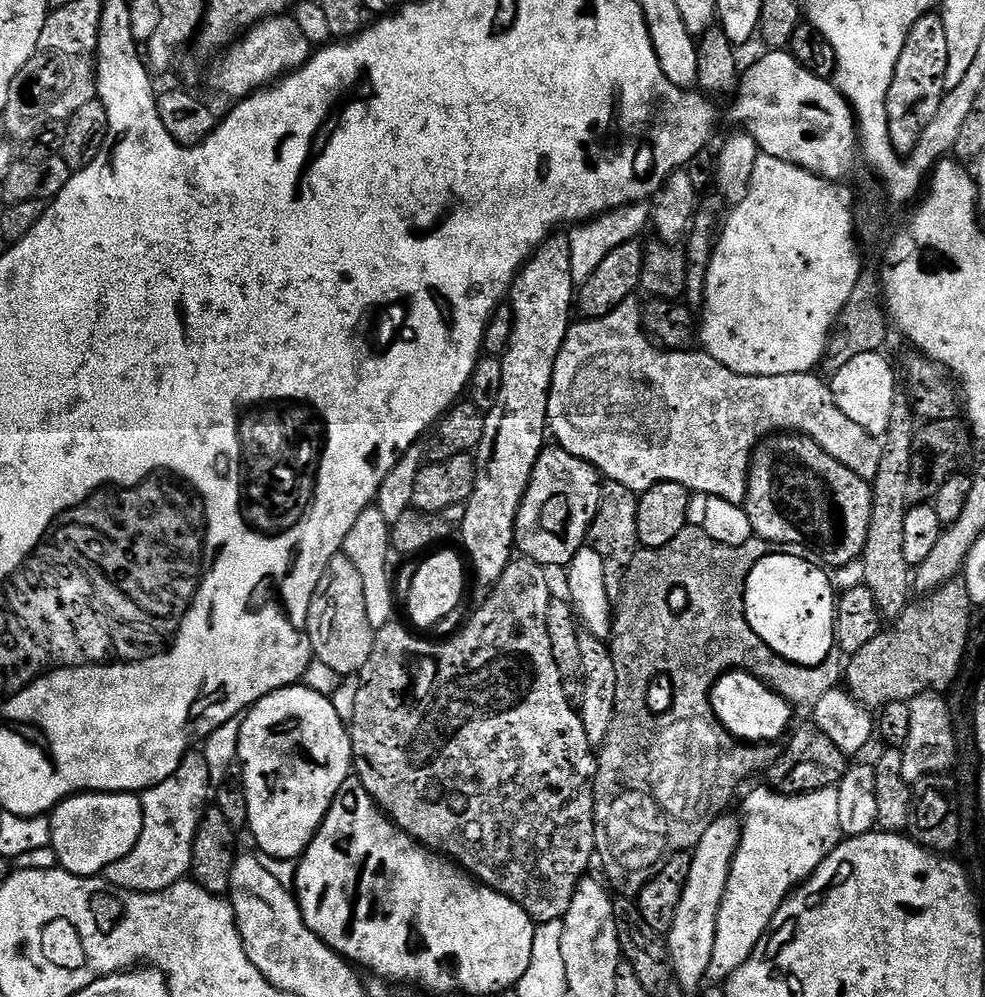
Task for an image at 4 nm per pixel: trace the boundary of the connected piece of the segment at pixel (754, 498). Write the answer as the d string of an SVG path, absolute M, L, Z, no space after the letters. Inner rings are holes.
M773 434L761 440L753 451L752 464L748 468L748 493L742 507L750 518L750 526L757 540L766 540L772 546L797 544L805 548L800 550L818 558L819 563L829 569L844 568L852 563L855 565L866 546L871 506L871 483L858 478L854 470L846 470L838 458L830 458L830 454L823 452L818 442L808 436Z

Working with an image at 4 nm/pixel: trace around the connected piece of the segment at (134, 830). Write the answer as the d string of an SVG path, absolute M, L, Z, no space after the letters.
M85 792L73 794L67 800L61 800L50 813L52 824L51 848L56 852L56 862L75 876L100 876L118 858L126 858L138 838L142 838L144 811L140 805L140 796L130 792Z

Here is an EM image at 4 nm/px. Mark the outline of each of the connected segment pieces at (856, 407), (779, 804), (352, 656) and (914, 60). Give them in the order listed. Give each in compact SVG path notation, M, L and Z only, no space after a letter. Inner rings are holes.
M883 351L861 354L830 376L830 387L834 402L838 402L838 410L842 410L846 418L852 419L857 426L862 426L862 430L877 438L883 437L890 426L890 414L898 393L896 372L884 355Z
M767 786L756 788L744 800L744 816L740 826L740 845L730 866L730 878L722 906L718 910L718 926L714 934L714 954L708 967L708 976L713 981L728 979L758 946L766 934L776 911L785 900L799 889L818 870L825 858L842 843L842 833L838 826L838 787L823 788L813 792L802 792L795 796L784 796Z
M343 554L330 558L330 566L326 566L326 574L322 574L322 582L318 582L318 590L314 590L314 598L308 611L308 637L312 643L312 655L330 670L341 676L356 676L366 666L376 641L376 632L370 626L370 618L366 618L366 593L362 590L362 577L359 576L354 562Z
M939 11L927 12L906 34L906 46L902 46L902 54L898 57L898 66L894 66L894 82L890 82L890 94L886 94L886 122L890 130L890 142L894 150L907 154L914 150L918 138L922 138L922 130L930 126L934 114L938 114L938 106L942 106L946 95L944 79L948 69L950 46L946 46L946 26L944 17Z

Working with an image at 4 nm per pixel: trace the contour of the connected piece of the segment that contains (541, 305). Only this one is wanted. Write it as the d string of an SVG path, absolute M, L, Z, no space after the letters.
M553 234L549 236L547 242L540 247L538 251L532 255L531 260L521 268L520 273L516 276L516 281L512 284L512 291L510 293L510 303L512 305L512 313L514 314L514 334L510 338L510 346L504 351L504 355L500 360L502 366L502 391L498 394L498 402L494 402L494 410L486 413L484 421L486 422L486 430L482 434L482 442L479 448L474 453L476 462L476 481L474 482L474 490L470 494L468 503L464 505L464 521L460 523L458 529L458 536L464 539L463 551L468 551L467 559L470 561L470 568L476 571L476 576L482 583L488 584L487 586L494 586L502 578L502 574L506 570L506 566L512 559L514 559L514 545L516 542L516 519L518 518L518 510L522 498L526 494L526 490L530 486L530 474L534 474L534 466L538 462L540 453L546 447L544 441L544 432L549 431L548 426L548 399L550 398L550 386L554 378L554 362L558 362L558 354L562 350L562 342L566 338L568 329L573 323L574 317L574 285L572 283L572 271L570 270L570 242L568 236L562 234Z

